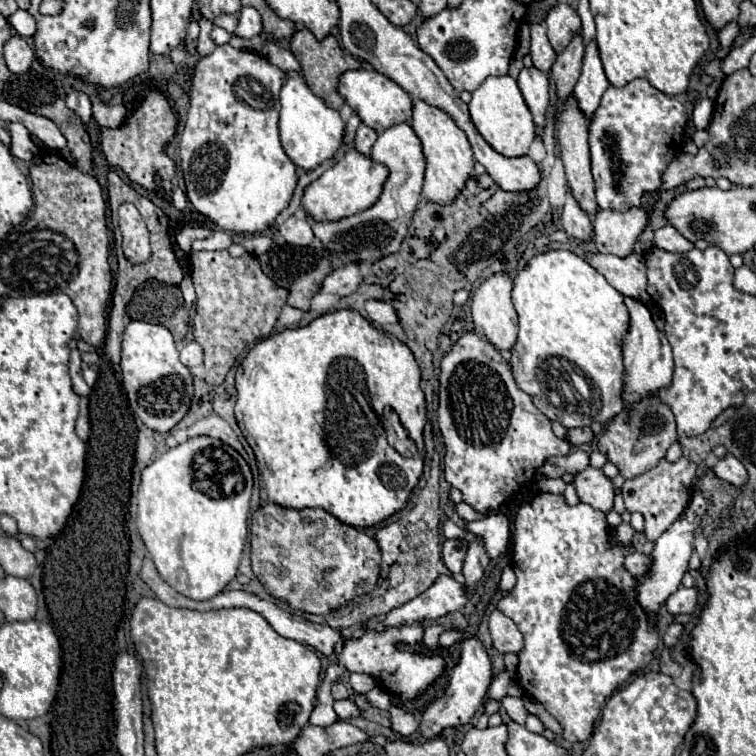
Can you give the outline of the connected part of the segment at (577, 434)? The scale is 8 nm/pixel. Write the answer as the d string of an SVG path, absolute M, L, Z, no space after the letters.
M572 428L568 430L568 442L572 444L588 444L594 440L594 432L590 428Z

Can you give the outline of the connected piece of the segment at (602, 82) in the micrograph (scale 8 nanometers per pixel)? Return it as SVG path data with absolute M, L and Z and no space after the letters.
M592 40L586 48L582 74L580 74L578 84L574 88L574 98L578 102L578 108L582 110L582 114L586 116L588 122L590 122L590 118L594 118L594 110L598 108L598 102L602 100L602 94L606 92L608 86L610 86L610 82L604 74L596 44Z

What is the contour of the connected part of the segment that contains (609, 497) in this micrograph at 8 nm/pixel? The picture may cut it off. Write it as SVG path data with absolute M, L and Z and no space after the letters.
M588 466L586 470L574 476L574 486L580 502L586 502L588 506L602 510L604 514L612 510L614 490L612 490L612 482L602 474L602 470Z

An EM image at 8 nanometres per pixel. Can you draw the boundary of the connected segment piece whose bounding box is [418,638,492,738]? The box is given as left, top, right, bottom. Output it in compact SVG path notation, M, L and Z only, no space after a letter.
M468 638L462 642L462 654L460 662L454 666L450 674L450 682L442 696L434 698L420 718L420 736L422 738L436 738L446 728L460 728L464 724L470 724L476 716L478 708L484 704L484 696L488 692L488 686L492 682L492 662L478 642L478 638Z

